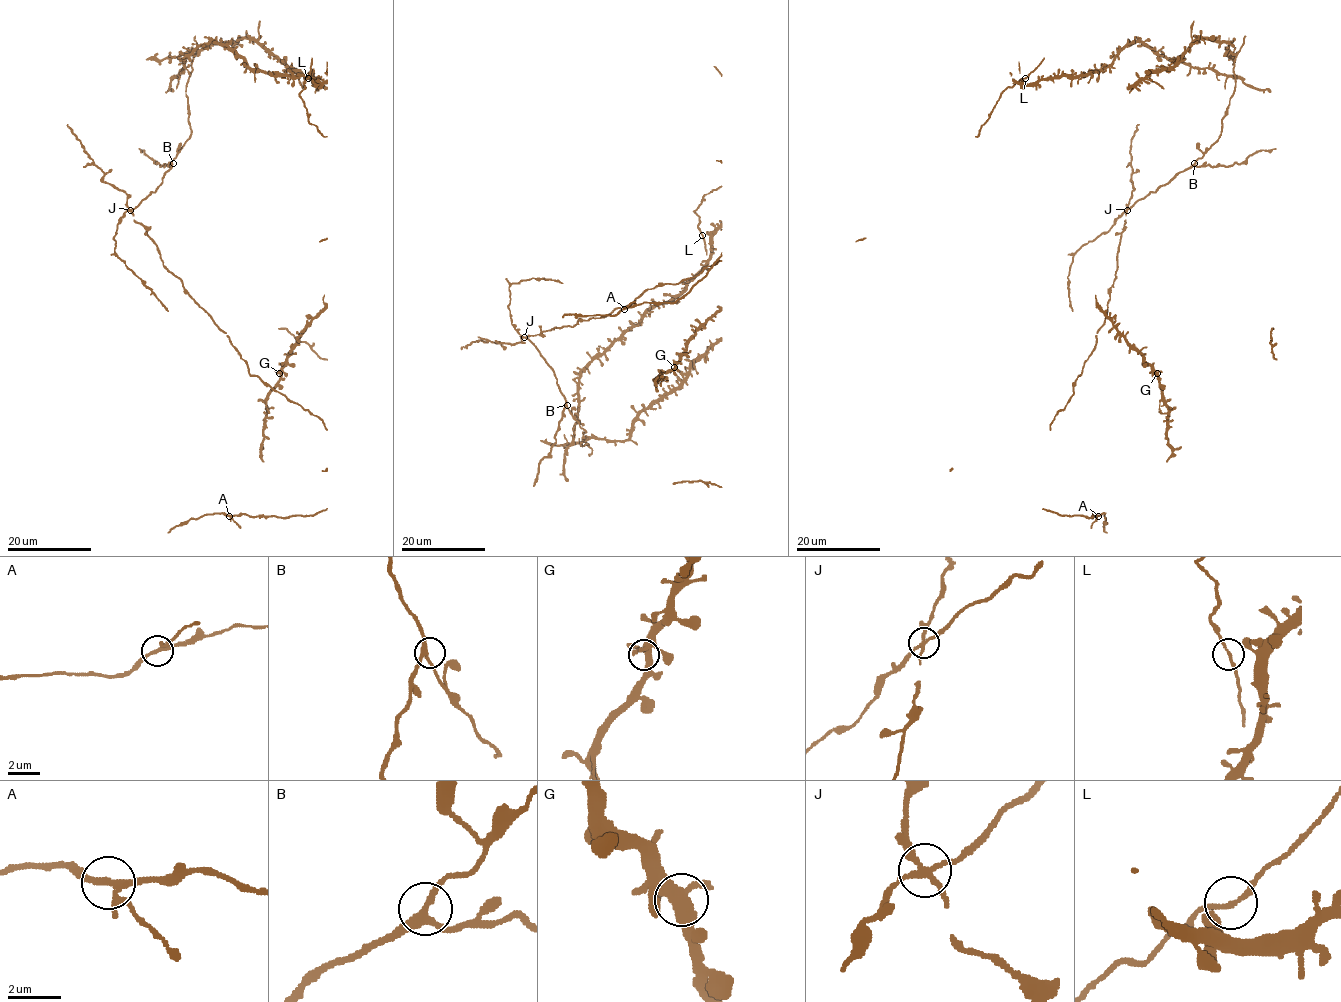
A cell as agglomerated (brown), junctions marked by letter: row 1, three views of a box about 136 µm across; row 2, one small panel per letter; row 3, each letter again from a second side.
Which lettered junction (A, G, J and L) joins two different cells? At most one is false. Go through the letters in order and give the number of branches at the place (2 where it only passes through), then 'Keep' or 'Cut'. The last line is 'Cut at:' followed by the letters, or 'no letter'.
A: Branches: 4. Keep
G: Branches: 4. Keep
J: Branches: 4. Cut
L: Branches: 3. Keep
Cut at: J

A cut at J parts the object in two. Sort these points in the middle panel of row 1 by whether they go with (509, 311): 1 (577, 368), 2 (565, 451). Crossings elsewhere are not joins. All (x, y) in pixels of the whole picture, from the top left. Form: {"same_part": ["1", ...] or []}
{"same_part": []}

